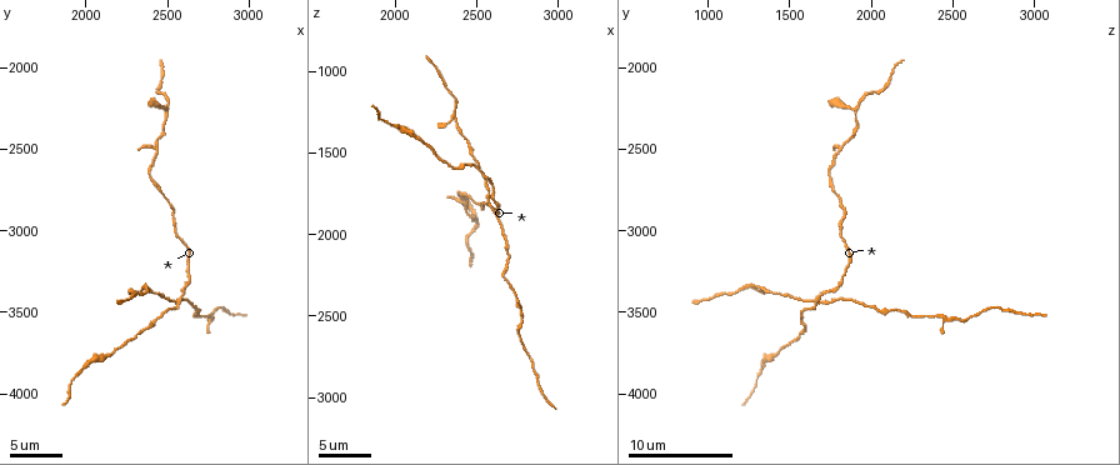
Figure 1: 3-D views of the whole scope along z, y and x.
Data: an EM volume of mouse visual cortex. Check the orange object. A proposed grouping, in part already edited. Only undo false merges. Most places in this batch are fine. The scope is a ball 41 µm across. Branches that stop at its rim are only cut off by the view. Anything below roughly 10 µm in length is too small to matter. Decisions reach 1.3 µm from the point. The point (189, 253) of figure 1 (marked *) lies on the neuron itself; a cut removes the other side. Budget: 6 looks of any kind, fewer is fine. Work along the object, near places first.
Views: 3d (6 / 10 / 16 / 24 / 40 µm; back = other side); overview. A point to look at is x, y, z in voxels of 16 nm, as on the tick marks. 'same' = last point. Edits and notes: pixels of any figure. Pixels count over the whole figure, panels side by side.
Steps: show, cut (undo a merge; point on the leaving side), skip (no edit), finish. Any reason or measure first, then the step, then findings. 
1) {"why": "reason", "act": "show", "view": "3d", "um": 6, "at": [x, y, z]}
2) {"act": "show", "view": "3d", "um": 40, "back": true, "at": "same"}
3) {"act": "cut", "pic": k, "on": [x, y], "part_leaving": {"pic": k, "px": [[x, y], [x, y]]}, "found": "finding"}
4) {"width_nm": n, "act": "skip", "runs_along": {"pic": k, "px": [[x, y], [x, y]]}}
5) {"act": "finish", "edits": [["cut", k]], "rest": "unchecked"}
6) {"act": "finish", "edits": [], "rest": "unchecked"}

{"why": "thin neck", "act": "show", "view": "3d", "um": 10, "at": [2380, 2660, 1740]}

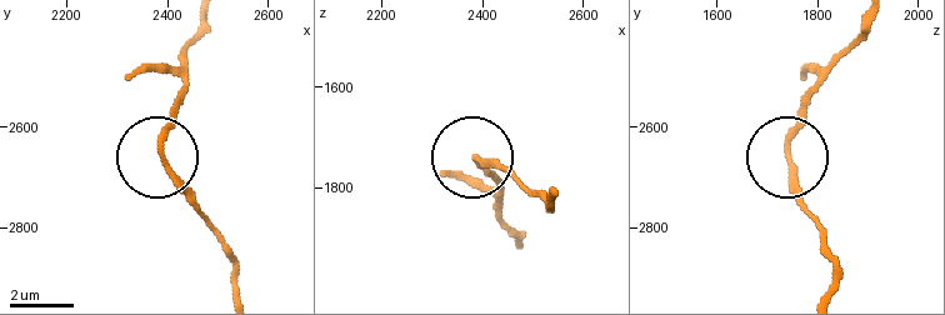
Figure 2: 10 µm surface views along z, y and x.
{"act": "skip", "runs_along": {"pic": 2, "px": [[554, 198], [551, 205], [471, 158], [493, 179]]}, "found": "all the same neuron"}

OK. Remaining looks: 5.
{"why": "two arms in line, one across", "act": "show", "view": "3d", "um": 6, "at": [2500, 2280, 1900]}

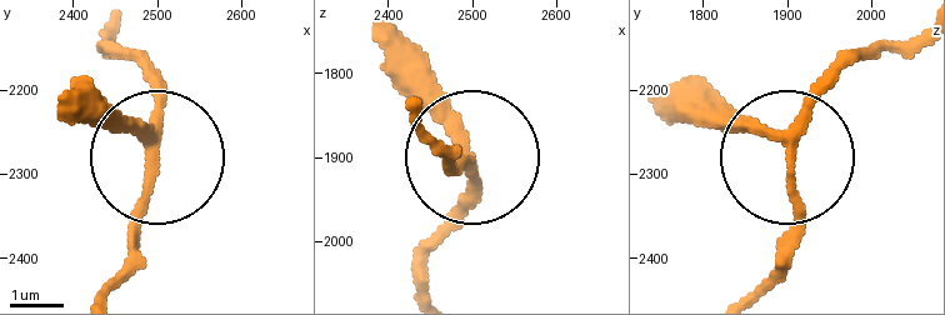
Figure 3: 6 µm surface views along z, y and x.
{"act": "show", "view": "3d", "um": 6, "back": true, "at": [2495, 2305, 1900]}

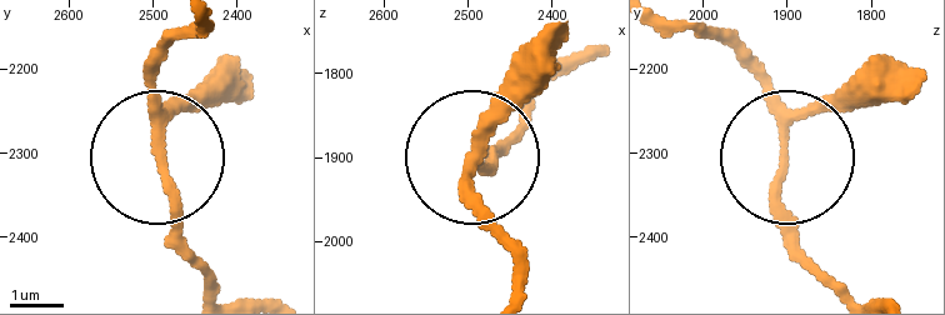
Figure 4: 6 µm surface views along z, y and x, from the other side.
{"act": "skip", "runs_along": {"pic": 4, "px": [[215, 289], [161, 181], [161, 38]]}, "found": "one neuron here"}

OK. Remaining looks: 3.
{"why": "arms run side by side", "act": "show", "view": "3d", "um": 10, "at": [2540, 3420, 1680]}

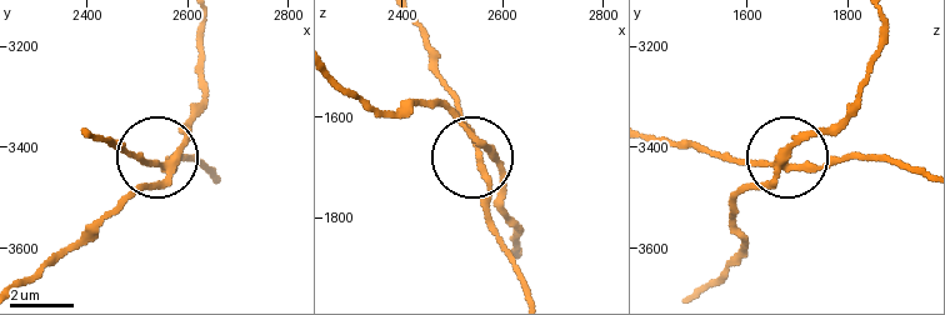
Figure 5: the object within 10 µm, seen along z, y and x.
{"act": "show", "view": "3d", "um": 10, "back": true, "at": [2560, 3435, 1690]}

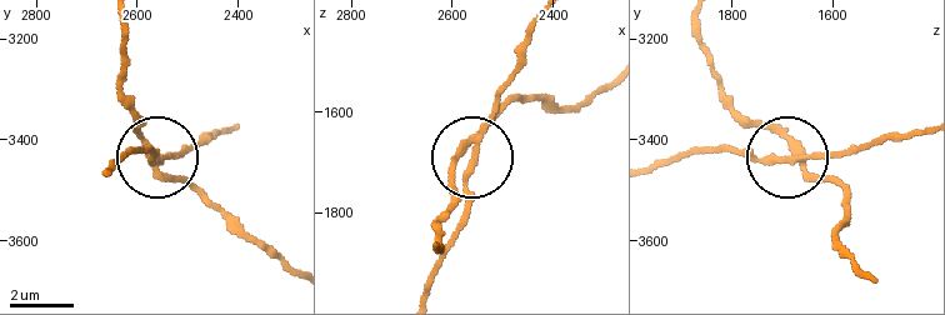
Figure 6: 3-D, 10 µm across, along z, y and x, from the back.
{"arms": 4, "act": "cut", "pic": 6, "on": [158, 153], "part_leaving": {"pic": 6, "px": [[160, 159], [130, 150], [109, 169]]}, "found": "two neurons meet here"}

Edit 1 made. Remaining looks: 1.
{"act": "finish", "edits": [["cut", 6]], "rest": "unchecked"}

